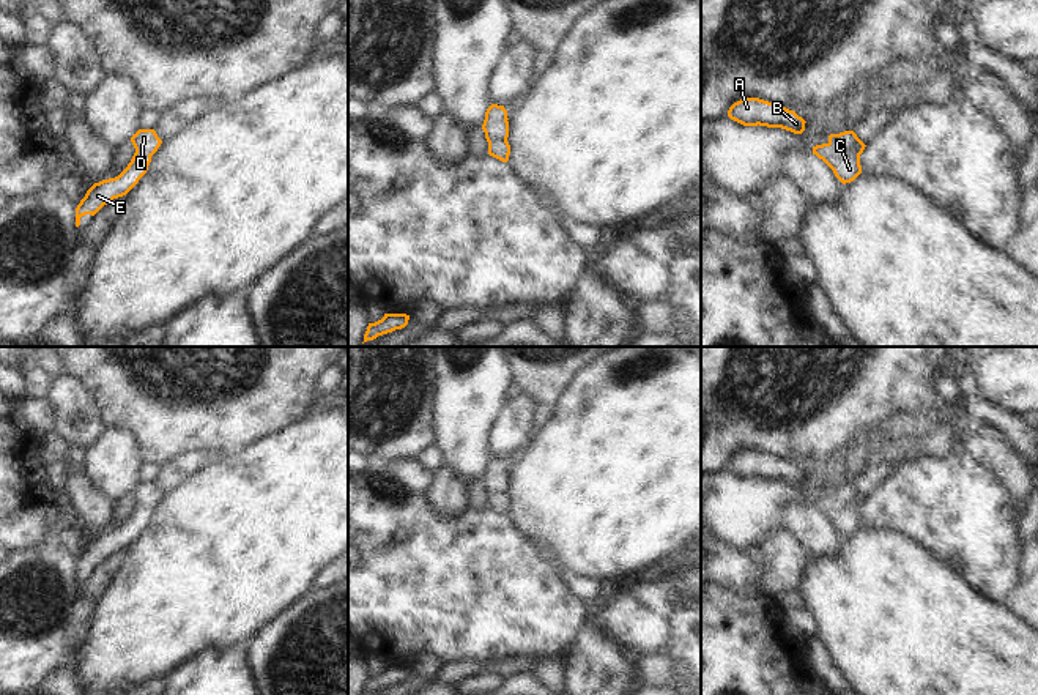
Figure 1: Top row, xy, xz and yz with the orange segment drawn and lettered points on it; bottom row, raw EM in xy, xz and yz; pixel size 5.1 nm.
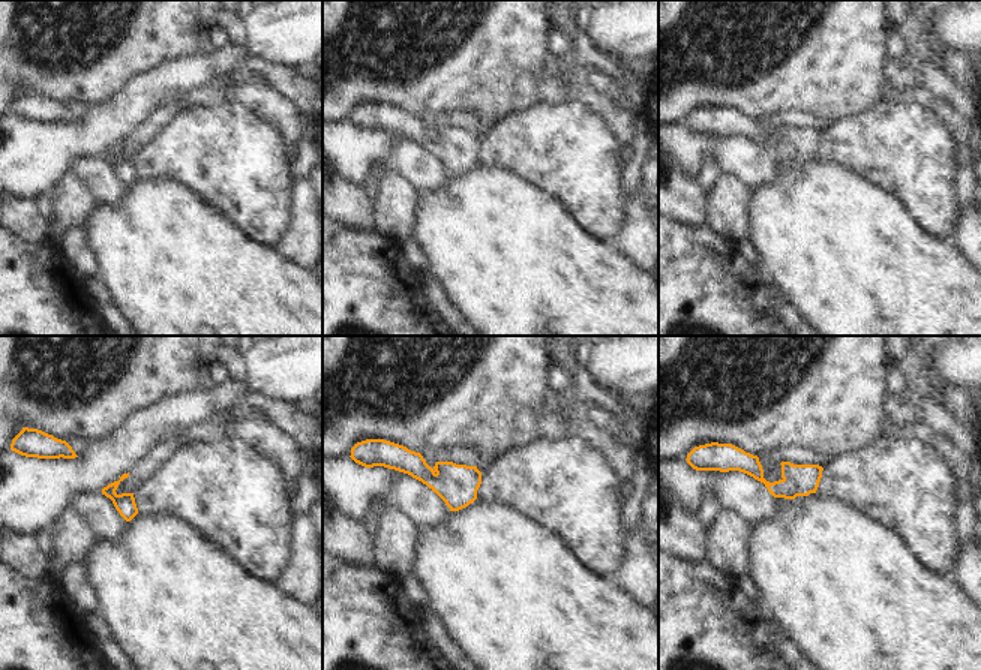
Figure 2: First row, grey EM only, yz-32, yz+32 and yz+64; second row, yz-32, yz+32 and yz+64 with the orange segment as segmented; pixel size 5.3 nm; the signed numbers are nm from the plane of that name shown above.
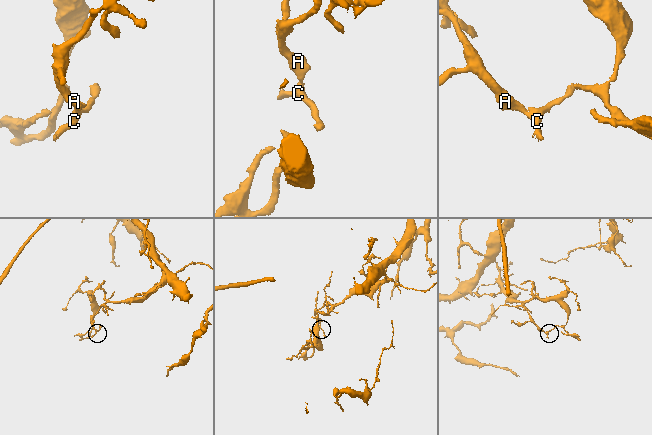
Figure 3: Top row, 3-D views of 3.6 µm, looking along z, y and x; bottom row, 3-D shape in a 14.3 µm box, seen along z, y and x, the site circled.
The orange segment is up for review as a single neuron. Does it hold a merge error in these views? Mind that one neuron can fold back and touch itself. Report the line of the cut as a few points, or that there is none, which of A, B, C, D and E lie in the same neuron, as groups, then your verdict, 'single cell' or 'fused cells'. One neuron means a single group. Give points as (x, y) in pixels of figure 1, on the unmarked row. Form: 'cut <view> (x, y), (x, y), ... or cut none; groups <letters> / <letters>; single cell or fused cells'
cut none; groups A B C D E; single cell

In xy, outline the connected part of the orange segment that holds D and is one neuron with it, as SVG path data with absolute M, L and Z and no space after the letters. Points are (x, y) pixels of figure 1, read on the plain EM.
M139 482L131 495L135 506L128 520L115 531L95 536L76 561L76 580L85 567L95 569L104 558L113 552L126 548L139 533L146 526L151 509L158 504L162 493L154 482Z

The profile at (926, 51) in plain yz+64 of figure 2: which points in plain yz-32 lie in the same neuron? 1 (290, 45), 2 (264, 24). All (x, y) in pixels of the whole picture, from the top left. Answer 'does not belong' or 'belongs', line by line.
1: does not belong
2: does not belong

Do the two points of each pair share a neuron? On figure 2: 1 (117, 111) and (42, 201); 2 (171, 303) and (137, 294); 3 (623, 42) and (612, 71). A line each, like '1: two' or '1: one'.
1: two
2: one
3: two

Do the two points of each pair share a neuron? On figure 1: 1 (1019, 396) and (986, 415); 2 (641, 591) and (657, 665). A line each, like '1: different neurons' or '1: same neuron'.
1: different neurons
2: different neurons

